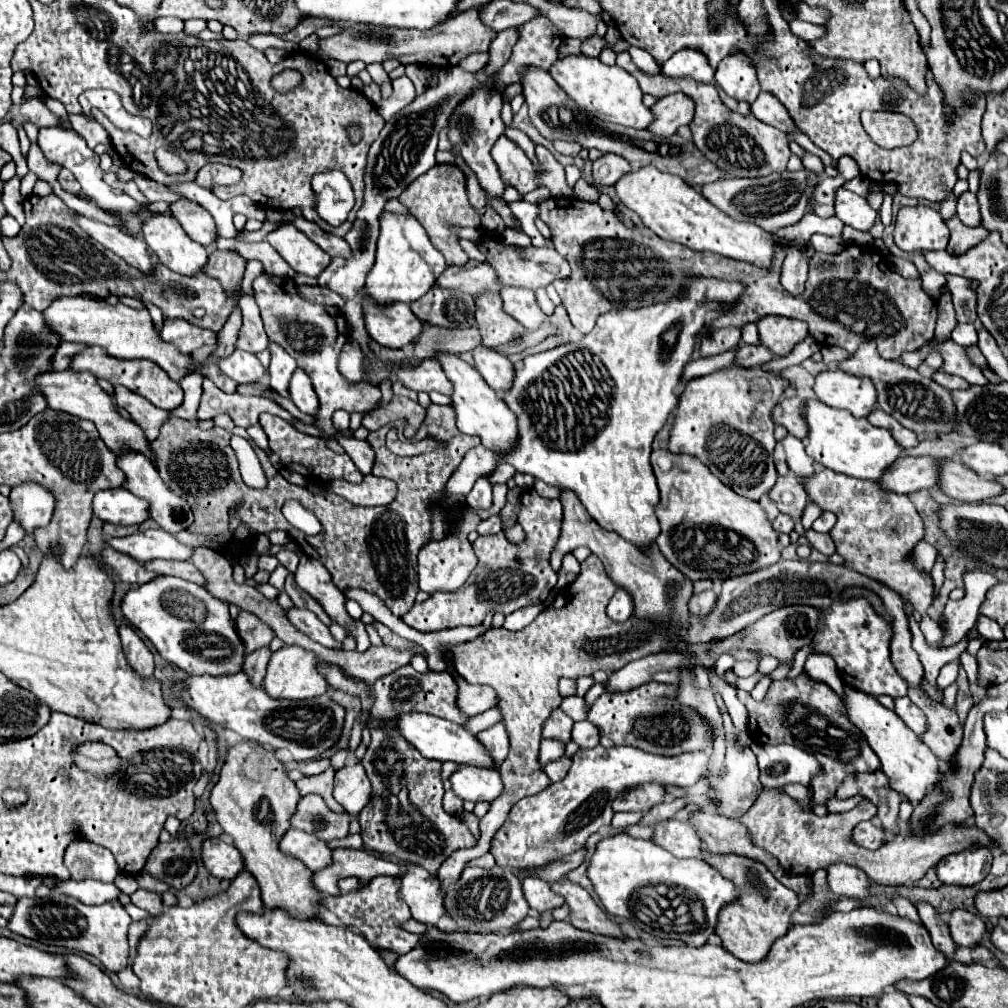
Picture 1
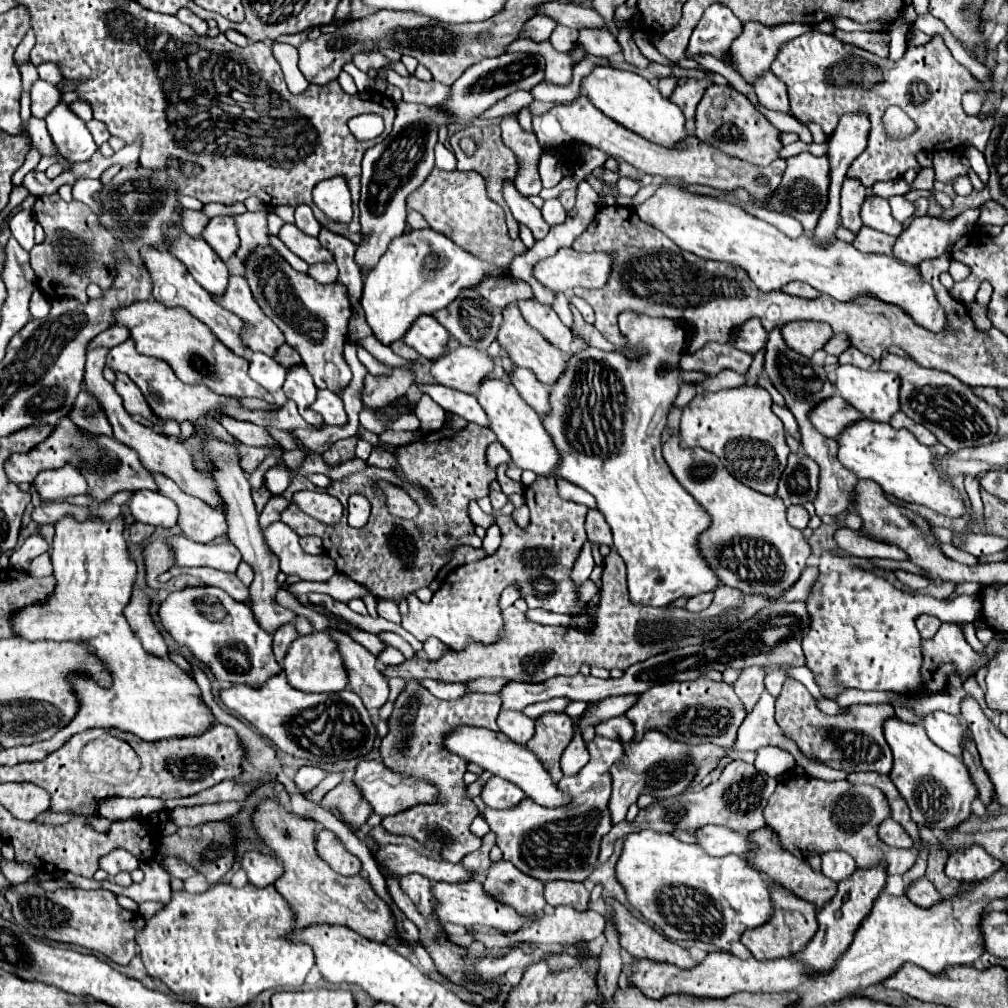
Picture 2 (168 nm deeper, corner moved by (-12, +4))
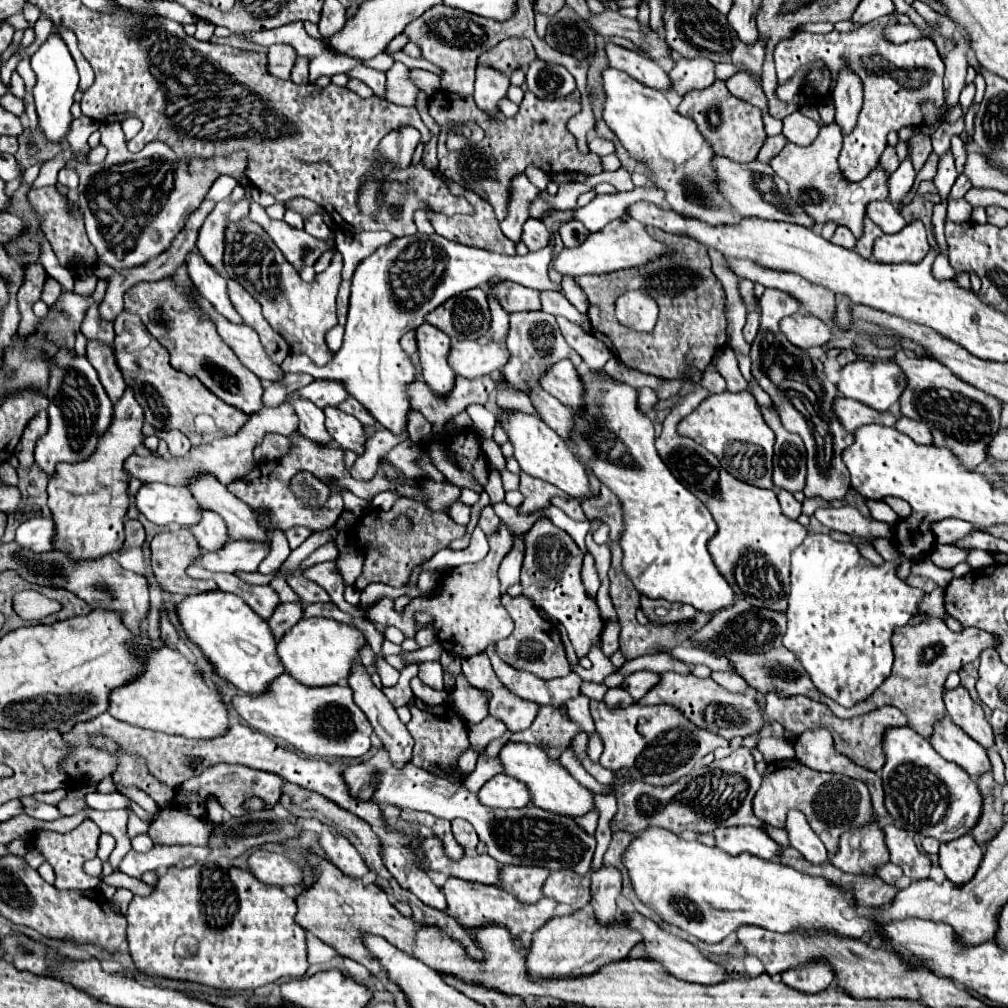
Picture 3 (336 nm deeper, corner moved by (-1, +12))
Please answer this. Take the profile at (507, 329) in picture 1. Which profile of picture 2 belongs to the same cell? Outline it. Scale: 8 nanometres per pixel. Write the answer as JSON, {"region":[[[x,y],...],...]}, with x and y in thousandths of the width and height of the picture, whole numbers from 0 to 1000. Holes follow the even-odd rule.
{"region":[[[504,305],[498,309],[500,313],[500,320],[496,324],[496,332],[494,332],[494,340],[504,346],[508,358],[514,362],[514,364],[522,364],[526,366],[536,380],[540,382],[550,382],[562,368],[563,364],[563,358],[562,354],[552,348],[552,344],[548,344],[546,340],[542,340],[542,336],[538,336],[538,332],[534,328],[528,328],[528,324],[524,324],[524,320],[520,320],[520,314],[516,313],[516,307],[514,305]]]}

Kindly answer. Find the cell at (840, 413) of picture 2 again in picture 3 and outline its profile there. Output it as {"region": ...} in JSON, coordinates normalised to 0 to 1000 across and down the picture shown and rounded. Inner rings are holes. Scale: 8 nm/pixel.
{"region":[[[830,394],[826,398],[826,408],[828,408],[832,420],[842,430],[846,430],[848,426],[852,426],[854,422],[860,422],[860,420],[872,420],[872,422],[886,424],[886,420],[890,416],[890,412],[884,412],[882,408],[878,408],[878,410],[866,408],[864,404],[858,404],[856,400],[850,400],[840,394]]]}

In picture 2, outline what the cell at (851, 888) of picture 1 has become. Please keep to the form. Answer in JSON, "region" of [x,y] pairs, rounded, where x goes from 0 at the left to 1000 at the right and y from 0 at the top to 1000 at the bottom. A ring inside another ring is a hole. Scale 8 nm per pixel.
{"region":[[[821,844],[813,848],[815,852],[815,866],[827,874],[839,872],[841,868],[845,868],[845,864],[849,864],[847,852],[843,848],[837,848],[837,844]]]}

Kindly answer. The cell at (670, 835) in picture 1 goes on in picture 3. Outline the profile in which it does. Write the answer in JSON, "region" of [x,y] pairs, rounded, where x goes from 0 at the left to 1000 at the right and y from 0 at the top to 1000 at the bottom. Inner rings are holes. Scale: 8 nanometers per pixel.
{"region":[[[711,820],[707,824],[709,838],[719,846],[733,848],[737,844],[751,848],[755,852],[769,852],[773,838],[751,820]]]}

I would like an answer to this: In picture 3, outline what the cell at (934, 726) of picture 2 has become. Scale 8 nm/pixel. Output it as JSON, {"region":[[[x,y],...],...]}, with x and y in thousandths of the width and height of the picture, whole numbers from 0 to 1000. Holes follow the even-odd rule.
{"region":[[[939,709],[934,715],[928,715],[922,735],[936,753],[949,757],[963,771],[969,771],[983,763],[979,745],[957,725],[953,725],[953,721],[947,721]]]}

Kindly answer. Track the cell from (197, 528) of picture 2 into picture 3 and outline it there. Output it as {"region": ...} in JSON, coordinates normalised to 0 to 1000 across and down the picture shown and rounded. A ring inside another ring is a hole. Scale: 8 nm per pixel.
{"region":[[[199,505],[199,519],[193,519],[191,523],[188,523],[188,527],[191,527],[191,533],[195,535],[199,545],[211,547],[227,537],[223,517],[207,505]]]}

